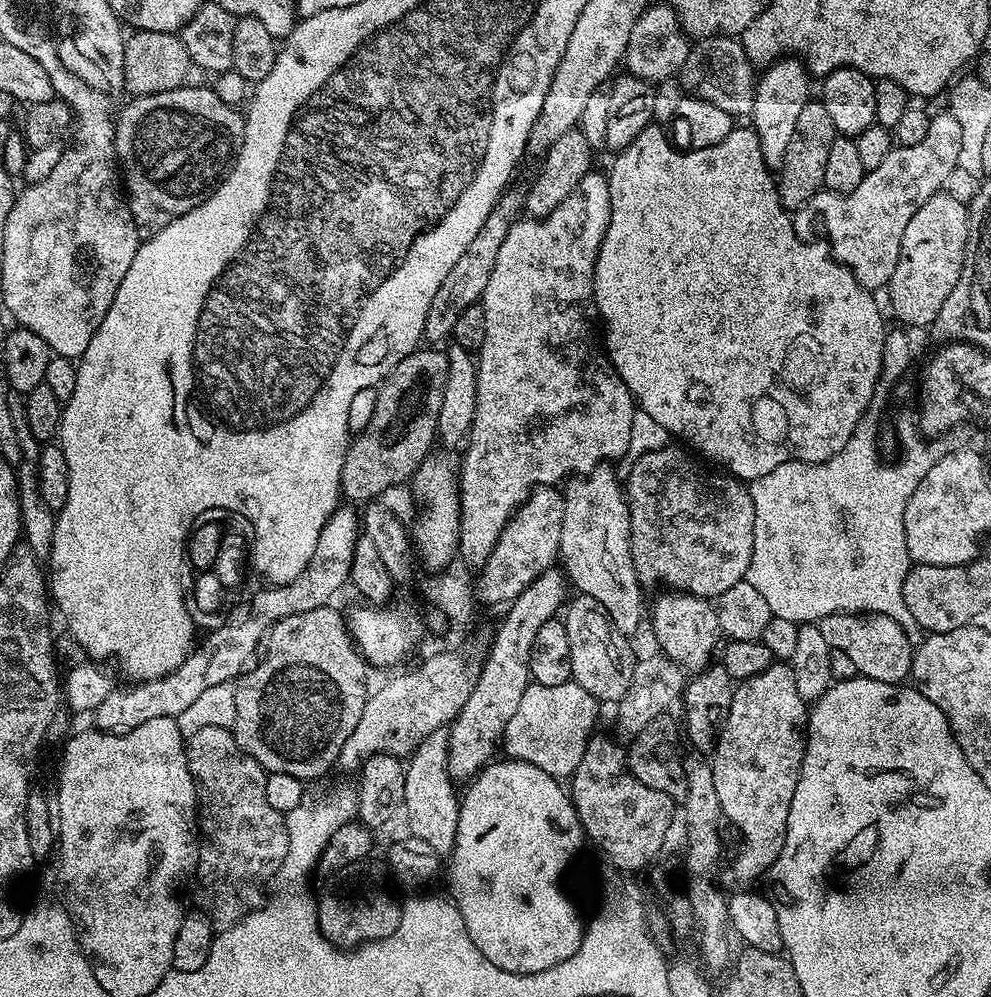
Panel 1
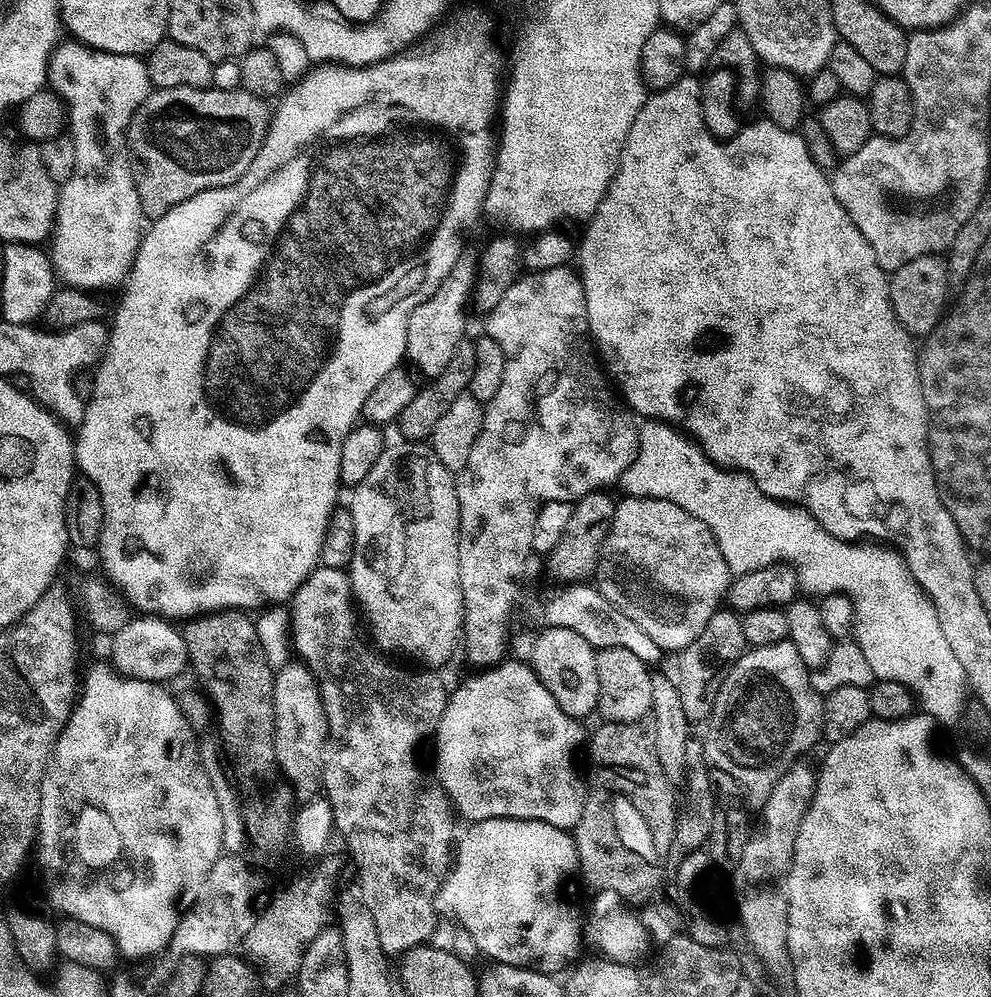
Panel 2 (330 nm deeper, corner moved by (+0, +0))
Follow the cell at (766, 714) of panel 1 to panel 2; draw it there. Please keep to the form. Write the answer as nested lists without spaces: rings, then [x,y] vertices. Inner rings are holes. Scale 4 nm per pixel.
[[[783,640],[782,642],[774,642],[770,646],[762,646],[761,648],[749,647],[744,655],[736,659],[730,671],[726,674],[726,678],[722,682],[722,686],[716,695],[716,701],[712,707],[712,712],[708,715],[706,721],[708,733],[702,736],[705,757],[713,769],[725,772],[730,778],[734,778],[736,783],[740,785],[745,793],[756,799],[756,802],[762,802],[770,794],[770,790],[778,782],[778,778],[788,769],[791,764],[797,763],[801,759],[803,752],[808,751],[816,744],[816,739],[821,739],[824,731],[824,702],[821,693],[814,690],[812,678],[809,669],[805,668],[802,658],[798,654],[798,650],[792,645],[791,640]]]

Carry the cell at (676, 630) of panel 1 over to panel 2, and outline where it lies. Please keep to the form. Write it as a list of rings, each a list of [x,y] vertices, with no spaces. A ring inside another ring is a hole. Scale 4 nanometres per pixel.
[[[625,495],[616,500],[614,518],[608,523],[608,533],[600,546],[596,559],[594,586],[630,622],[645,632],[665,653],[679,653],[680,649],[690,646],[698,634],[702,634],[706,622],[721,611],[728,594],[728,585],[734,577],[726,566],[726,558],[722,558],[722,550],[718,550],[718,542],[714,534],[698,518],[686,514],[682,506],[674,506],[674,502],[666,502],[649,496]]]

